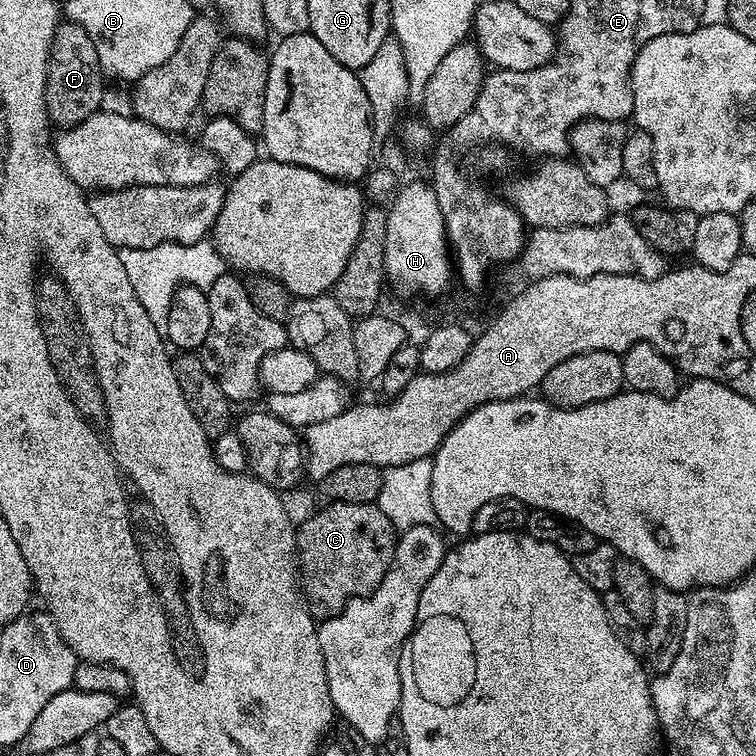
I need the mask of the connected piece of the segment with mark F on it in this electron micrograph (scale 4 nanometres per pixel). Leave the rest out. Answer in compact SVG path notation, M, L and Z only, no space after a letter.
M71 22L61 23L56 29L56 37L52 43L52 59L48 65L48 85L46 86L46 102L48 118L59 129L72 128L82 123L94 113L101 111L100 99L104 96L105 73L98 62L98 50L94 50L94 42L82 26Z

